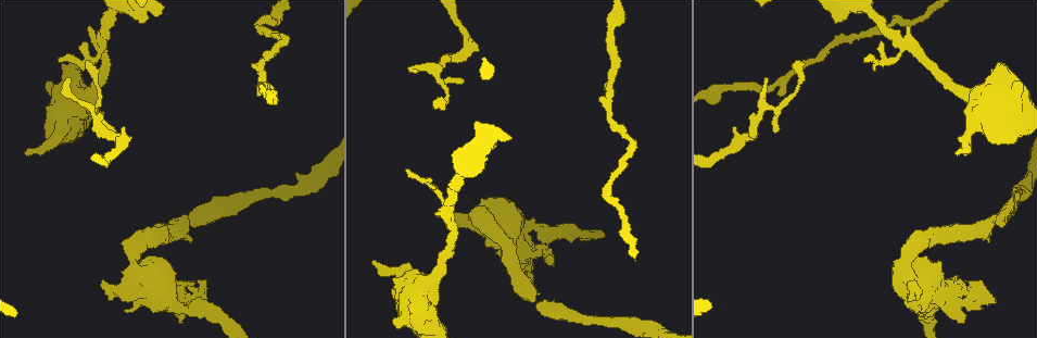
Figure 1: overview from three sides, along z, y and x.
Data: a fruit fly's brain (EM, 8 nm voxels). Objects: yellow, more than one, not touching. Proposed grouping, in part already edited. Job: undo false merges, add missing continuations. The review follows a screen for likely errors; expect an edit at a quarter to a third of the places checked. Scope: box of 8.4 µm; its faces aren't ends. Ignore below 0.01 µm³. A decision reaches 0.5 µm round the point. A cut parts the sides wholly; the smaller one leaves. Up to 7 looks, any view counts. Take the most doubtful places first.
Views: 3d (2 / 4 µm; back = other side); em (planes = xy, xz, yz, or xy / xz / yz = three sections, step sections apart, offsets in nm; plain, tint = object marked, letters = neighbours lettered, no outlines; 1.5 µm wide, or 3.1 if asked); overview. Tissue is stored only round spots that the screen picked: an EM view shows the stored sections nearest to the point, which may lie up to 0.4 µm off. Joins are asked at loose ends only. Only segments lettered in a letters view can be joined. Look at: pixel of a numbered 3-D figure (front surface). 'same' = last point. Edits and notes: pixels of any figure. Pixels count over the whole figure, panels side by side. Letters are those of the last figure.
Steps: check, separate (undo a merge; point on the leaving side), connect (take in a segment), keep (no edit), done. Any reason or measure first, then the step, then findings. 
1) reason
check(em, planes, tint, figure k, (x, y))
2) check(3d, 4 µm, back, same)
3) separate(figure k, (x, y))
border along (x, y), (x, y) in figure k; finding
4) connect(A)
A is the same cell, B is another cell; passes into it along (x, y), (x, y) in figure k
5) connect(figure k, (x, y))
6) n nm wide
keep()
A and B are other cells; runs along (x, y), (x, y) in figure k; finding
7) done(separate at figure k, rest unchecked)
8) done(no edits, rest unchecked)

free end
check(3d, 4 µm, figure 1, (408, 168))

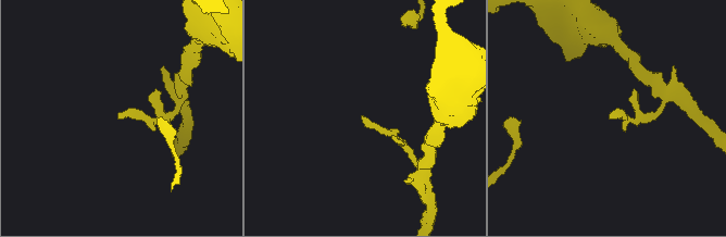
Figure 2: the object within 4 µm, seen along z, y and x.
need the tissue
check(em, planes, plain, figure 2, (363, 117))

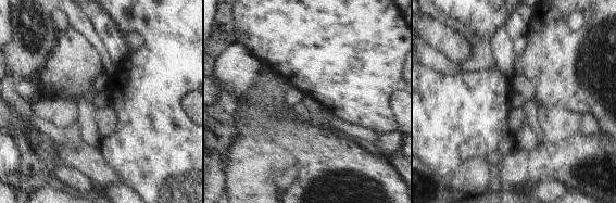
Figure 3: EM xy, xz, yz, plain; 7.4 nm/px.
check(em, planes, letters, same)

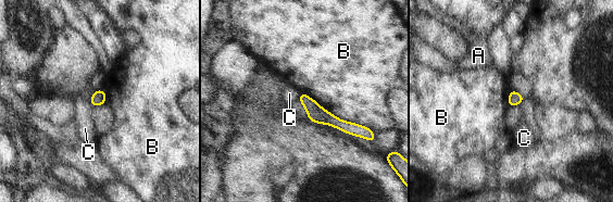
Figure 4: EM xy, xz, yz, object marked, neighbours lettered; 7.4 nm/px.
100 nm wide; B touches over 600 nm
keep()
A, B and C are other cells; no lettered segment goes on from it

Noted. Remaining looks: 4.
tapers out
check(em, yz, step 4, tint, figure 1, (434, 102))

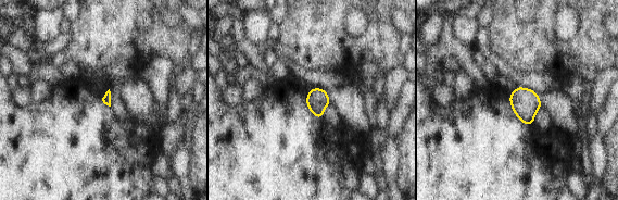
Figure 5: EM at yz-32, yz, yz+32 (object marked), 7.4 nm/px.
check(em, planes, letters, same)

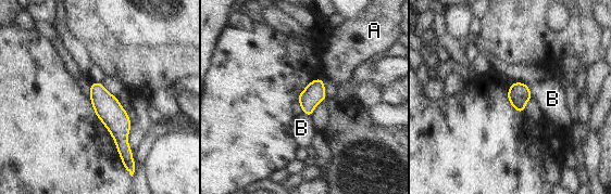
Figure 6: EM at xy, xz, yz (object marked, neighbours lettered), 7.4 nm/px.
connect(B)
B is the same cell, A is another cell; passes into it along (519, 93), (530, 92), (552, 99) in figure 6; the neuron continues

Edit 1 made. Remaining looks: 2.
done(connect at figure 6, rest unchecked)

